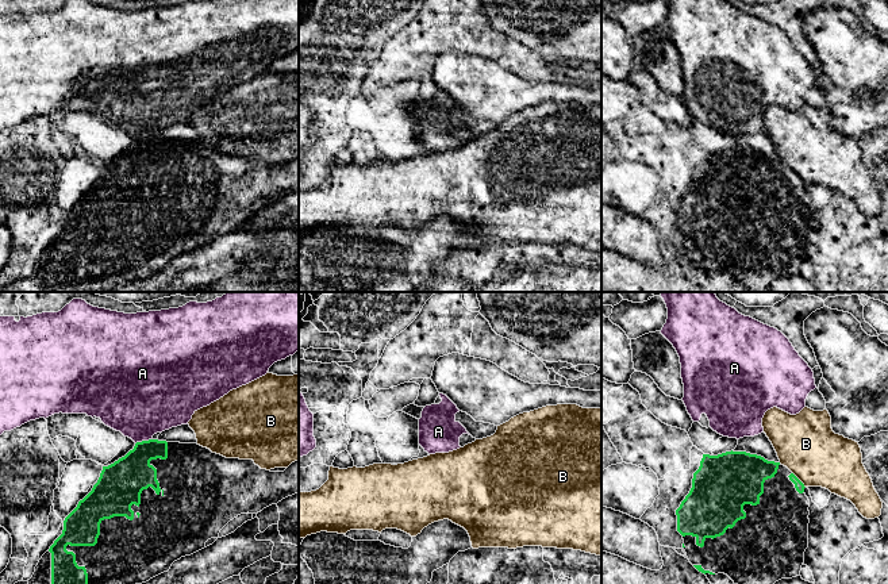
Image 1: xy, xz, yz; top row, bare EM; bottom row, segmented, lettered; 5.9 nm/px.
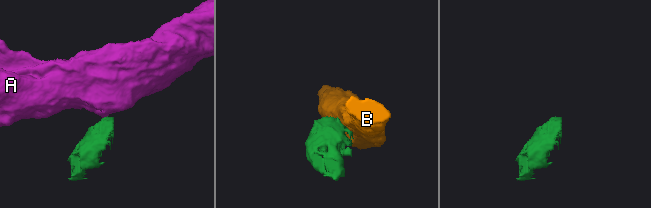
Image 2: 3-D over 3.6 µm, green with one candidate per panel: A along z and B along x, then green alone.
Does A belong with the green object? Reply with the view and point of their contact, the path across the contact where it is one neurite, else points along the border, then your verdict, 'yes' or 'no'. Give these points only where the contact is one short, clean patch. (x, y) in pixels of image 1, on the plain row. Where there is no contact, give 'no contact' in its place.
contact xy (142, 138); border xy (150, 135), (135, 141); no

